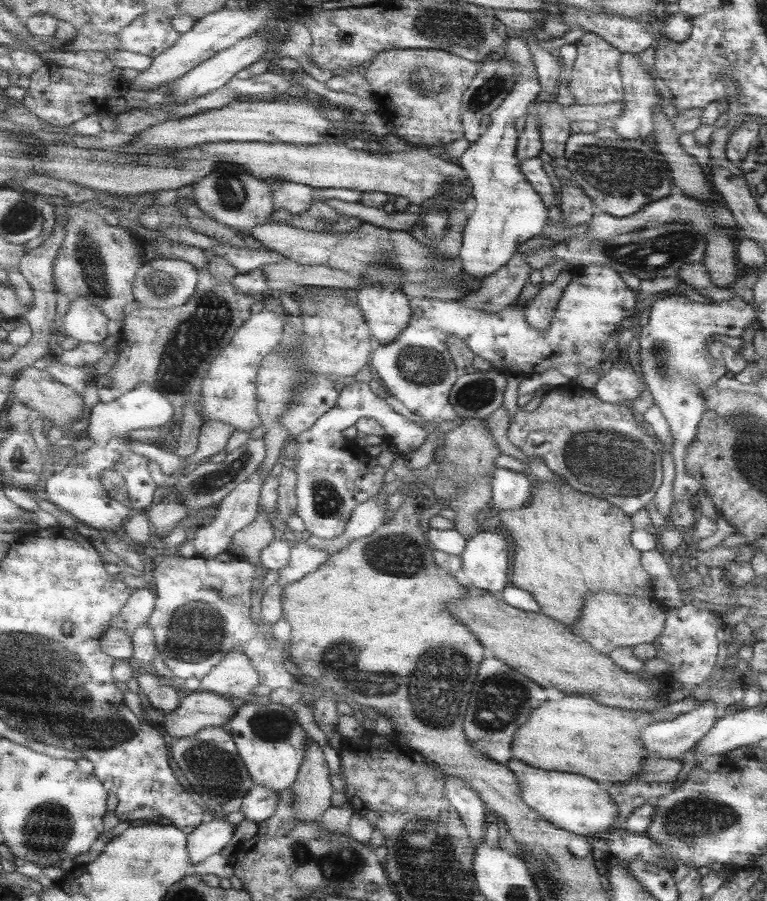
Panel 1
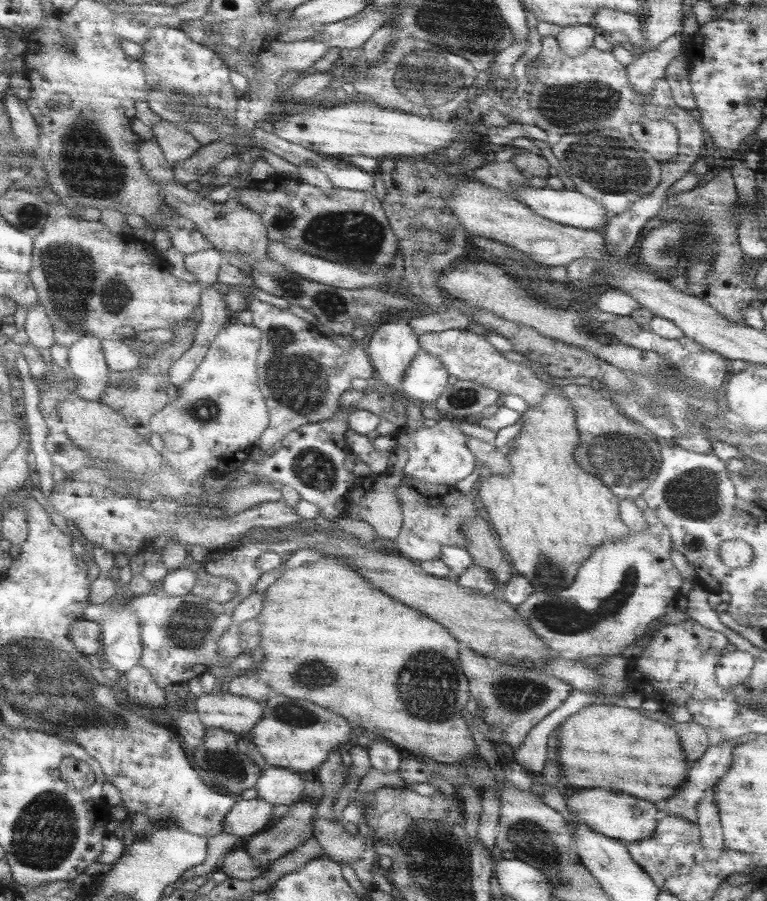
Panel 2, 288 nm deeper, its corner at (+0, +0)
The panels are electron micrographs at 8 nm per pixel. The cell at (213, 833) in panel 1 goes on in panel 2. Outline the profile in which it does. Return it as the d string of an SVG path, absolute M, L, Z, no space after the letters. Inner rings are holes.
M241 800L225 818L225 832L231 836L257 836L259 832L273 826L273 804L265 800Z

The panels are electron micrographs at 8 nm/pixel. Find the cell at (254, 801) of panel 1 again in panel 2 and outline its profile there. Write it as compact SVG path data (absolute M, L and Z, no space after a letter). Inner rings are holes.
M267 768L255 786L257 798L273 806L291 806L301 800L307 782L293 770L287 768Z

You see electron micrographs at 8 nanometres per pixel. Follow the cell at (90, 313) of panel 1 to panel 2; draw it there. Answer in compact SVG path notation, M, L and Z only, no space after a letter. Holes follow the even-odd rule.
M87 334L79 342L69 348L67 360L67 374L73 374L79 380L75 394L89 402L99 402L105 394L103 390L109 384L109 364L107 354L103 348L103 340L99 336Z

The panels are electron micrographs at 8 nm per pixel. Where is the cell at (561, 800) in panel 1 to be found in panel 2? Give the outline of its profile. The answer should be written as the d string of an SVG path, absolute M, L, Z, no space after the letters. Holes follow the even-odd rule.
M601 788L569 790L567 806L569 806L569 816L573 816L577 822L585 822L595 832L601 832L613 840L619 840L625 846L631 846L633 842L649 840L655 834L659 822L667 816L665 812L661 812L659 804L639 800L627 794L615 794Z

